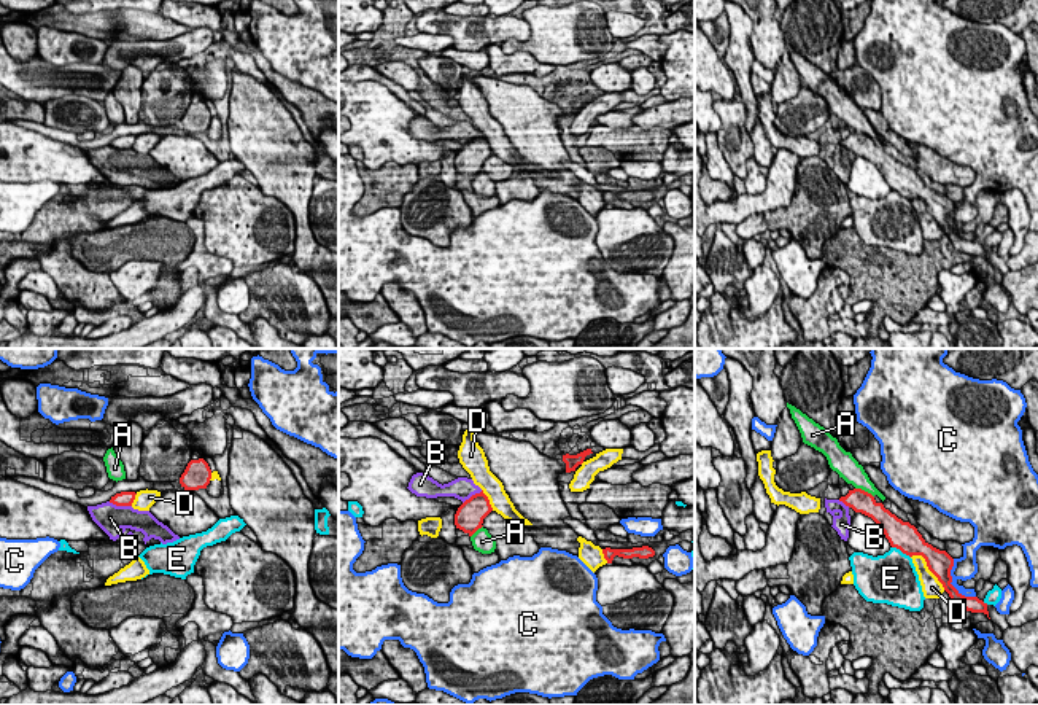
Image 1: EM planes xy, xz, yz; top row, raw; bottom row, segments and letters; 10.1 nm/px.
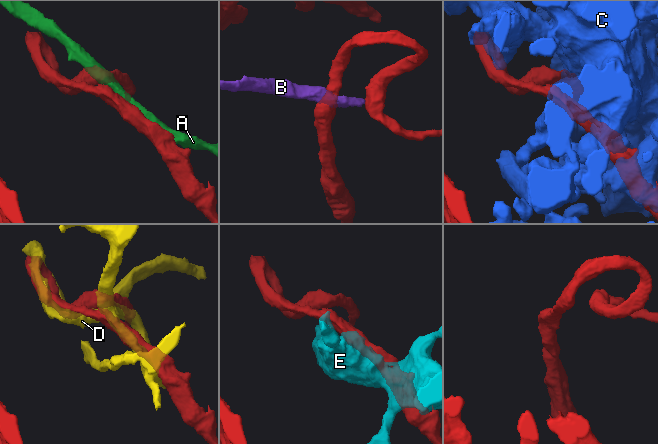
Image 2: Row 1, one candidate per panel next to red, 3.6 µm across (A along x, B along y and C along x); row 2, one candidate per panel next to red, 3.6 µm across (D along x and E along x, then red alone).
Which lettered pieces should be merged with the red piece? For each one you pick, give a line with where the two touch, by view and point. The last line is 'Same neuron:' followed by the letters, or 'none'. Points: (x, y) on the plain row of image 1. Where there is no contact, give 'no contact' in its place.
D: yz (929, 212)
Same neuron: D

